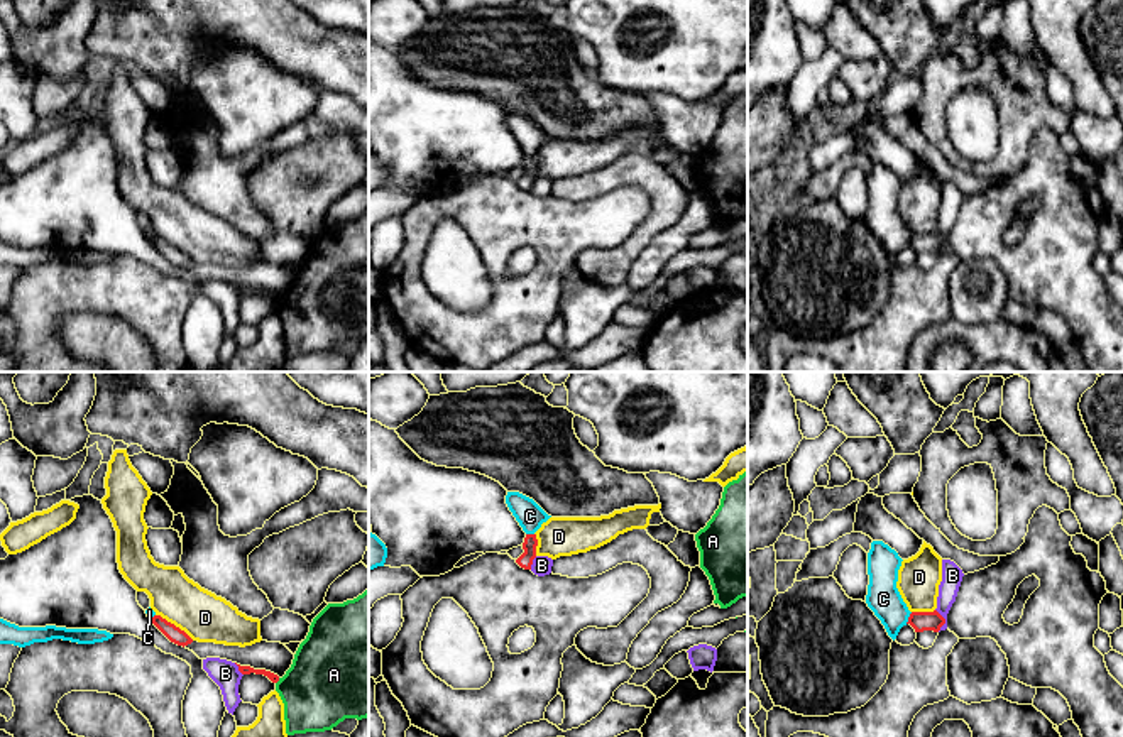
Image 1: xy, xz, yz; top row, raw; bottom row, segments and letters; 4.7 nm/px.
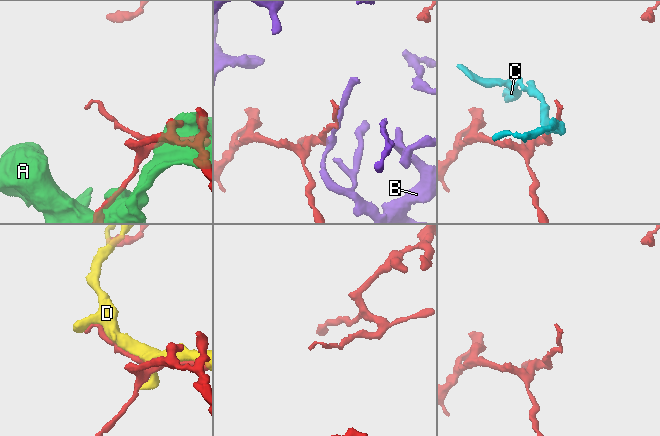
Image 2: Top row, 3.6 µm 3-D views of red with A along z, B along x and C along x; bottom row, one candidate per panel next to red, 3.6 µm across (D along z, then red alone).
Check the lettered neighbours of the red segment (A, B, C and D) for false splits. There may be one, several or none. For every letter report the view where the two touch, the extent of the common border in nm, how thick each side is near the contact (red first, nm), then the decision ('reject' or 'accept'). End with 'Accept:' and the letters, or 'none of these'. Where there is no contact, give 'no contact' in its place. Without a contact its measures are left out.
A: xy | 40 nm | 50/400 nm | reject
B: yz | 110 nm | 100/100 nm | reject
C: yz | 70 nm | 100/160 nm | accept
D: xy | 220 nm | 80/240 nm | reject
Accept: C

